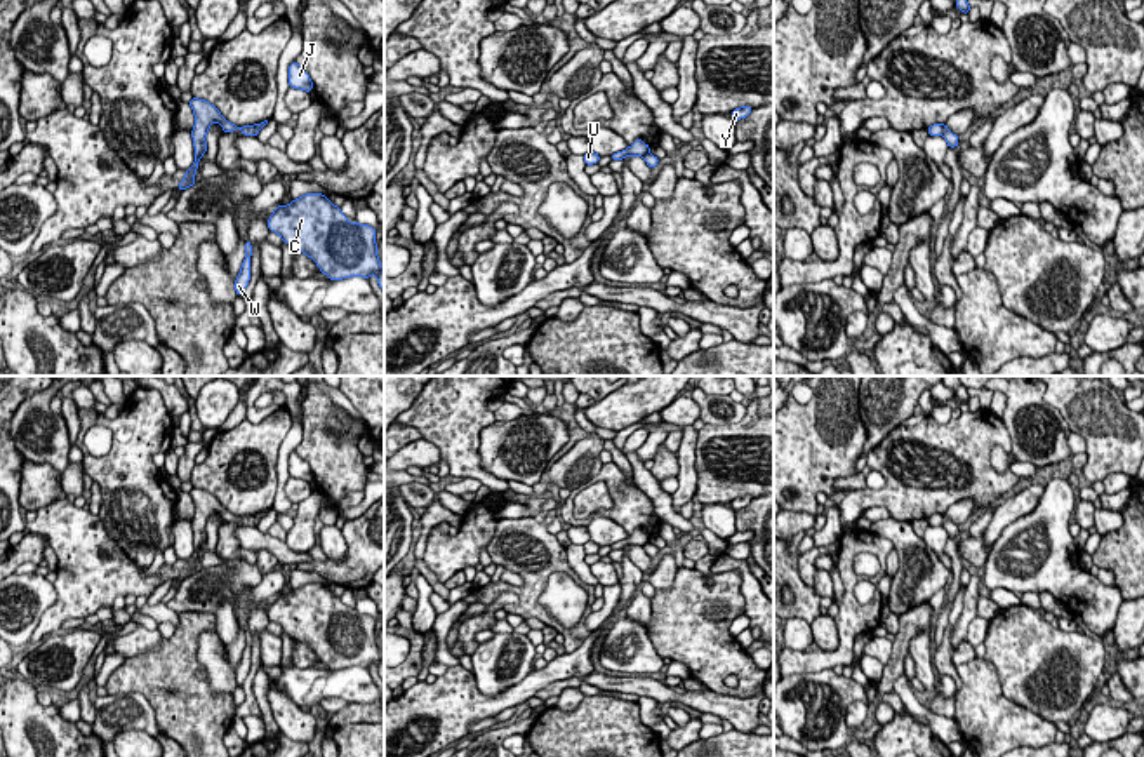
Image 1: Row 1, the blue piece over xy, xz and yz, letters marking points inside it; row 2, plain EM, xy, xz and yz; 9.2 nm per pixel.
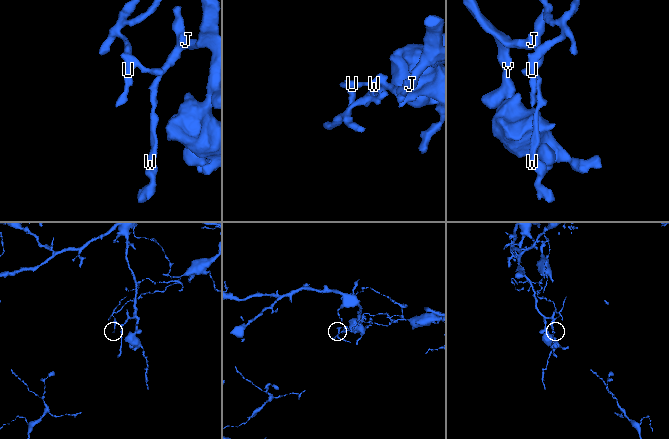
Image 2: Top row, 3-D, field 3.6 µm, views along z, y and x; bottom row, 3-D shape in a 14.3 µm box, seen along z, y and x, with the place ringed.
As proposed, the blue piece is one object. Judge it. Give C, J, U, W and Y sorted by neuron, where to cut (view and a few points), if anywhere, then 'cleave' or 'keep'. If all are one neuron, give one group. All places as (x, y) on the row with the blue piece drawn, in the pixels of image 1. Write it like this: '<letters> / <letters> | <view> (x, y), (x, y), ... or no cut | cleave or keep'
C J W Y / U | xy (252, 126), (254, 134) | cleave

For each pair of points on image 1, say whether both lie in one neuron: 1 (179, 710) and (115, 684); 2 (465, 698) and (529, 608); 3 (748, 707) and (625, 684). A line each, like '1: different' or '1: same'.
1: same
2: different
3: same

